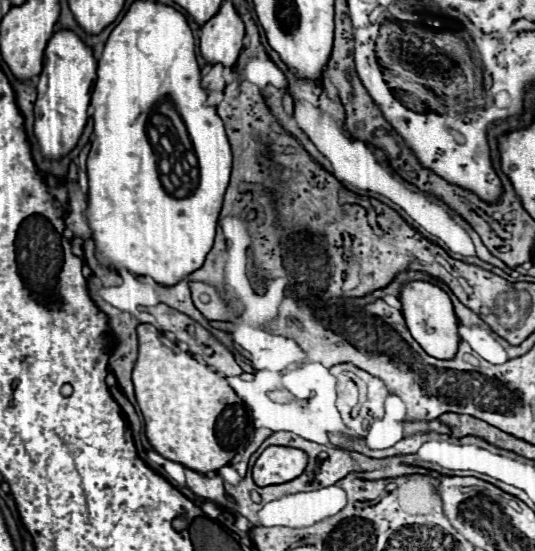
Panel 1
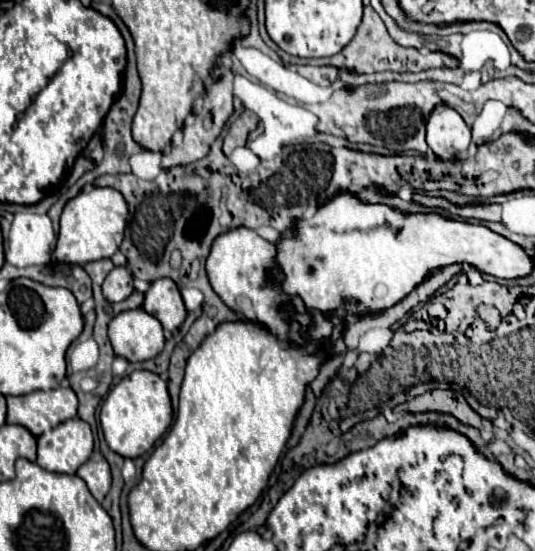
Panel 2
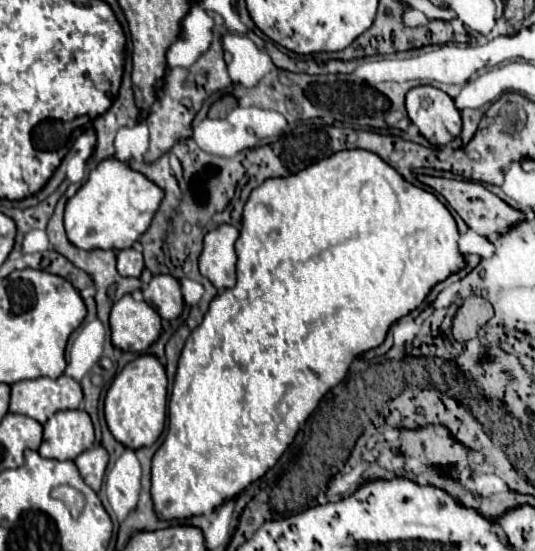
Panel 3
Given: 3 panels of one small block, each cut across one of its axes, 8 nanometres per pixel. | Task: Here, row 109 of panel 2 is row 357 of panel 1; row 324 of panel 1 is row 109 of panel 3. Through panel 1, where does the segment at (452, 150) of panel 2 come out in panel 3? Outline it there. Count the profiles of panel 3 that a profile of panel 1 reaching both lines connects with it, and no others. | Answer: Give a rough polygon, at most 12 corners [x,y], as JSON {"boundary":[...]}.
{"boundary":[[434,86],[412,88],[406,110],[434,146],[462,130],[460,110]]}

